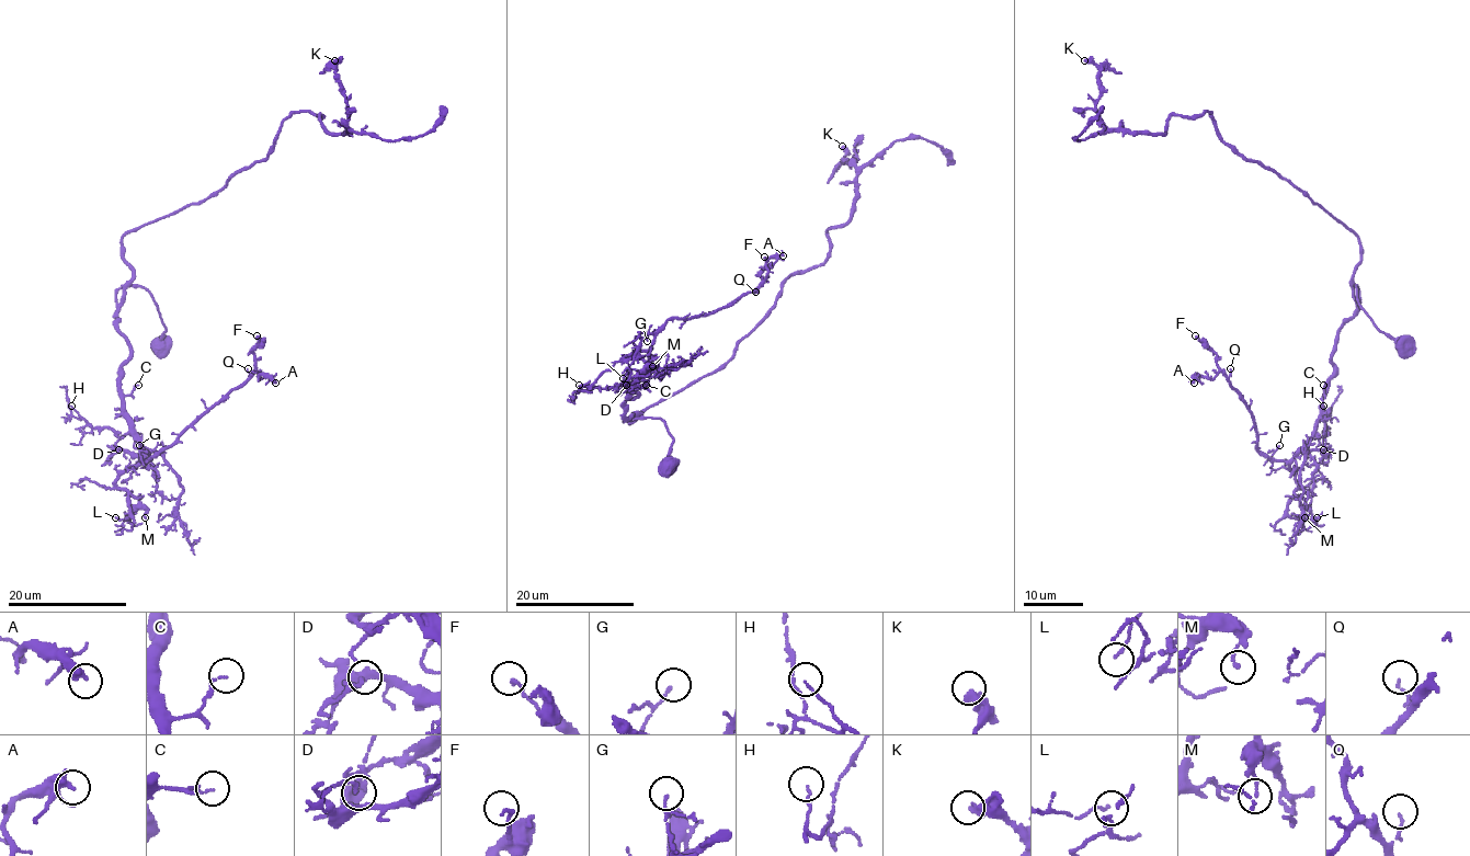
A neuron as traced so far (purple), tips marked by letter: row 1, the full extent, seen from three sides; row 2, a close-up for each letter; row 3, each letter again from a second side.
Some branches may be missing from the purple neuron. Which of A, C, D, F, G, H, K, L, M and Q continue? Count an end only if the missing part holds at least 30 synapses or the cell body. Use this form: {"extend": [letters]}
{"extend": []}

